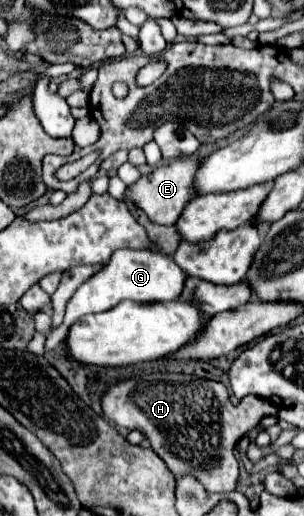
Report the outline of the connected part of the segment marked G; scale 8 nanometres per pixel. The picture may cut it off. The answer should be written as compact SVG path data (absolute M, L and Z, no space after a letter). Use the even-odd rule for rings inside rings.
M118 249L110 257L108 265L104 265L98 273L94 273L88 281L84 281L72 299L66 305L66 315L62 324L54 328L45 343L45 352L54 350L66 337L70 325L86 315L86 313L100 313L106 309L112 309L122 299L142 301L142 303L158 303L158 301L176 301L182 285L184 285L184 273L174 263L172 257L162 255L152 249Z

